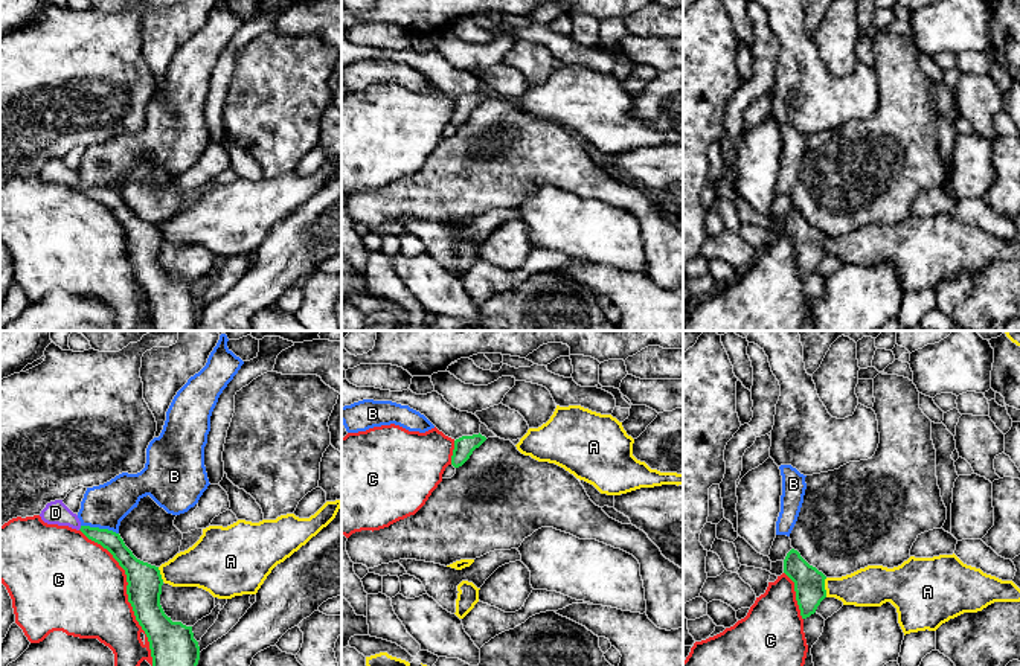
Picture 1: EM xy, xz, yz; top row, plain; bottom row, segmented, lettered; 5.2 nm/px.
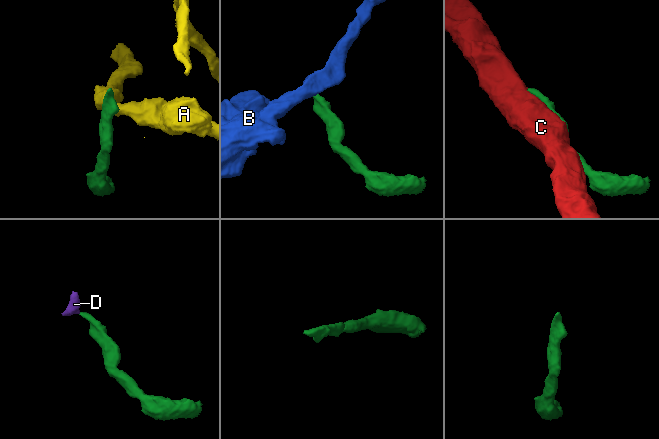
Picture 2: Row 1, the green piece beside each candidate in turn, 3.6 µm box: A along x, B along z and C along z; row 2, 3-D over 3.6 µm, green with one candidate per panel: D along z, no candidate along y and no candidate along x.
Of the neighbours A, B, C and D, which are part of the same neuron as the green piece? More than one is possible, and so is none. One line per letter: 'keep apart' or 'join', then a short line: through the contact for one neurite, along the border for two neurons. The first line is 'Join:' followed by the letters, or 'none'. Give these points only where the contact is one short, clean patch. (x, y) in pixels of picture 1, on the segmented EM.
Join: D
A: keep apart; line yz (827, 578), (825, 596)
B: keep apart; line xy (81, 525), (112, 529), (118, 534)
C: keep apart
D: join; line xy (112, 541), (81, 528), (55, 512)

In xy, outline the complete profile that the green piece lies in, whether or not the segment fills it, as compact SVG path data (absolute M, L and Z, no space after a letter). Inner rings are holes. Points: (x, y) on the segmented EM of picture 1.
M63 500L47 503L40 517L47 524L81 530L88 540L107 549L125 570L128 602L148 637L152 666L198 664L200 646L194 639L192 626L172 622L160 605L163 579L159 567L137 559L119 533L82 526L78 515Z

